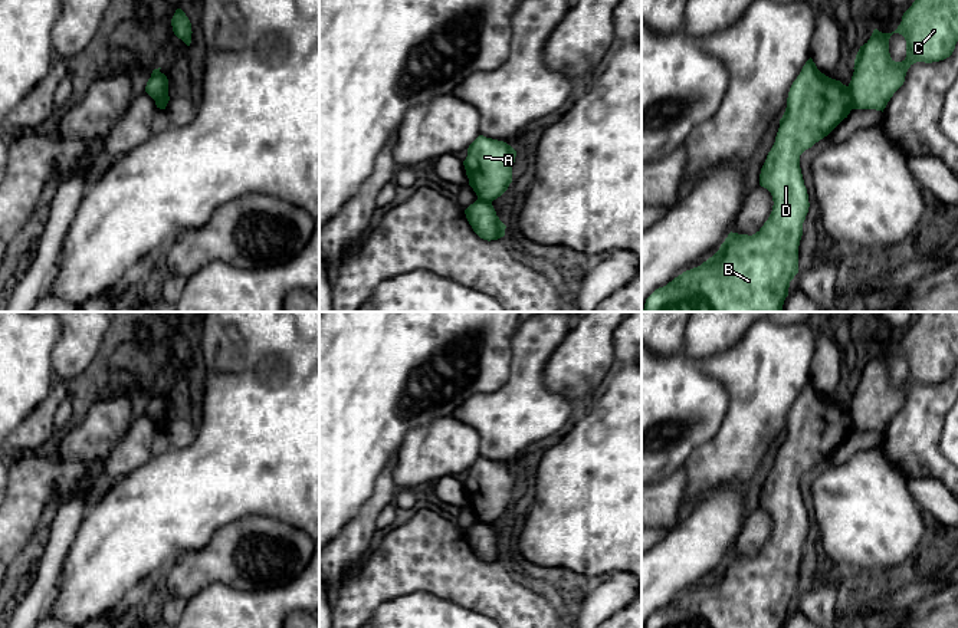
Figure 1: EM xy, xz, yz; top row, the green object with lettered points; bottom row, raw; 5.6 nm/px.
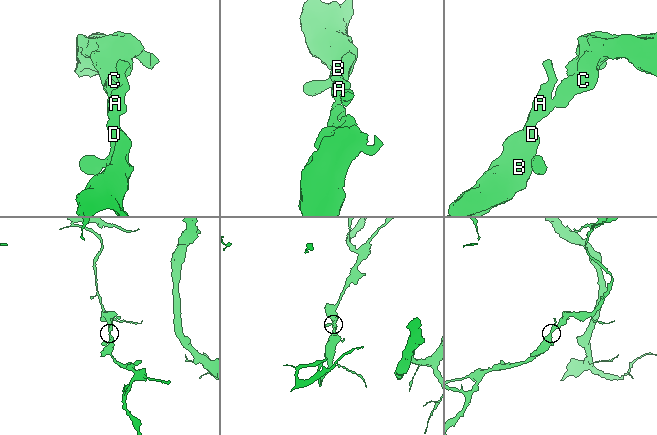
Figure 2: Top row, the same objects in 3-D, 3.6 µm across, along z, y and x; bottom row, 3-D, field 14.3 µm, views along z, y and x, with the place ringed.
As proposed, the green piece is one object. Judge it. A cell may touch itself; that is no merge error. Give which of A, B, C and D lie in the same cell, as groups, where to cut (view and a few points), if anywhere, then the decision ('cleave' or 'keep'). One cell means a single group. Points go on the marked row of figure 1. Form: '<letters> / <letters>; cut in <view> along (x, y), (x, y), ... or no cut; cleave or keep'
A B D / C; cut in yz along (846, 86), (855, 108); cleave

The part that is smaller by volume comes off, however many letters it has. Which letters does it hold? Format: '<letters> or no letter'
C

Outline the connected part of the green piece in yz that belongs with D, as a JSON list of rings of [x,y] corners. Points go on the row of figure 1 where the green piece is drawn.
[[[810,57],[793,82],[787,108],[780,119],[775,142],[761,168],[759,185],[772,195],[772,211],[764,226],[752,236],[729,233],[719,250],[701,266],[683,272],[666,286],[656,289],[644,303],[643,312],[781,312],[788,296],[790,282],[798,273],[798,246],[803,223],[808,213],[808,194],[804,185],[800,155],[827,137],[854,109],[846,85],[821,73]]]

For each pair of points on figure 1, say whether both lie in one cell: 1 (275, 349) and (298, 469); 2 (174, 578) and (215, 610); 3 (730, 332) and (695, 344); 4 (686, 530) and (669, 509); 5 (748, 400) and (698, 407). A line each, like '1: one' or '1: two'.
1: one
2: two
3: one
4: two
5: two

